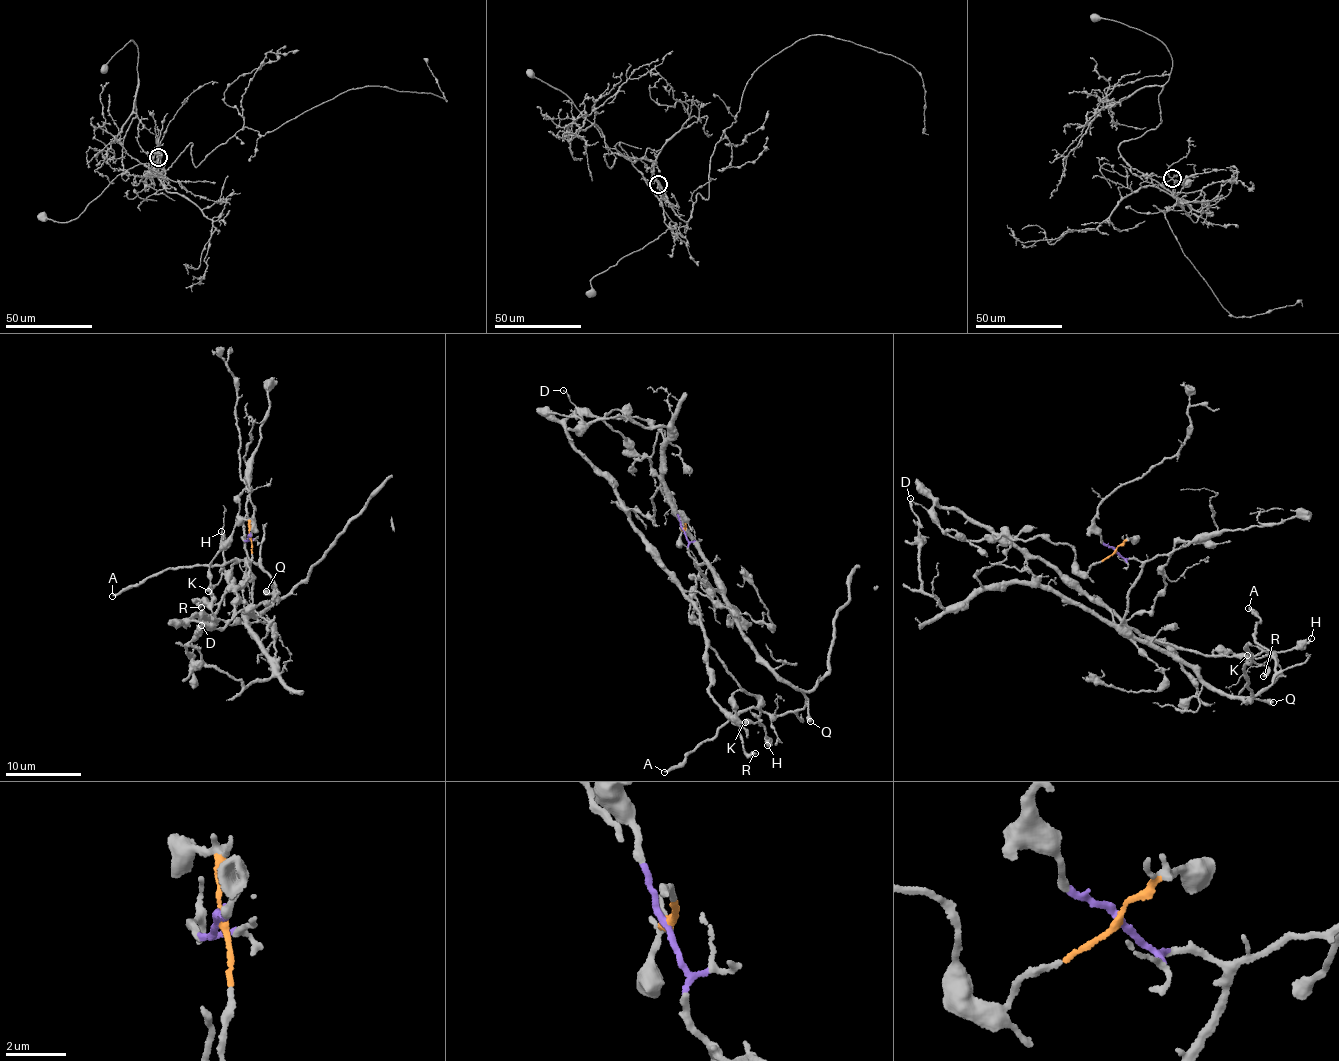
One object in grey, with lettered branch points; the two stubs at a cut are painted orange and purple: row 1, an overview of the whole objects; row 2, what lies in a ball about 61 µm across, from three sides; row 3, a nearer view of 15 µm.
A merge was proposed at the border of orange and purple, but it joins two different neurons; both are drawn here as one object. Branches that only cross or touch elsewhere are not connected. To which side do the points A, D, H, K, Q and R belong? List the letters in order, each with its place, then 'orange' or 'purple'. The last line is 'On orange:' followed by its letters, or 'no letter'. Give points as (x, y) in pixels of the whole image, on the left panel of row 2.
A: (112, 596) | purple
D: (201, 625) | orange
H: (221, 531) | orange
K: (208, 591) | orange
Q: (266, 591) | purple
R: (201, 607) | orange
On orange: D, H, K, R

